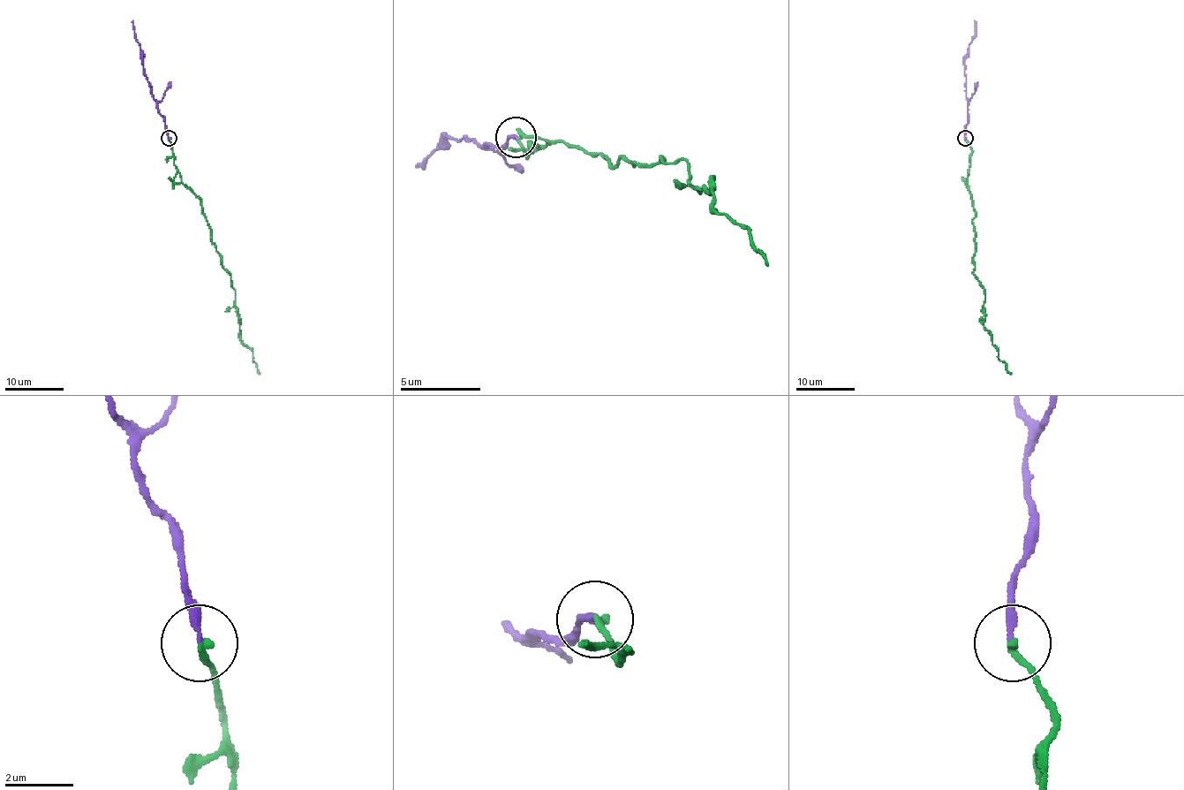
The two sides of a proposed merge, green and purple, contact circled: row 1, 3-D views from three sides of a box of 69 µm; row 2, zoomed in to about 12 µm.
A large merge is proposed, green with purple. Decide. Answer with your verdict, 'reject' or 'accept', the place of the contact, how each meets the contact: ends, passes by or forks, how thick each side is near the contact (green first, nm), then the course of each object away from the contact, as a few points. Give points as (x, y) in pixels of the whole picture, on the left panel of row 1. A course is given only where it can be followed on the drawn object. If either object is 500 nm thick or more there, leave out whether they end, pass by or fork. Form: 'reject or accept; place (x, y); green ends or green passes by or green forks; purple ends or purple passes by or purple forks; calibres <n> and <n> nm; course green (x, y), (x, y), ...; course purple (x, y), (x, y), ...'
accept; place (169, 138); green ends; purple ends; calibres 200 and 240 nm; course green (168, 137), (174, 165), (199, 200), (210, 241), (230, 275), (241, 340), (252, 352), (260, 374); course purple (168, 137), (165, 118), (159, 112), (143, 67), (143, 56), (134, 35), (132, 20)

